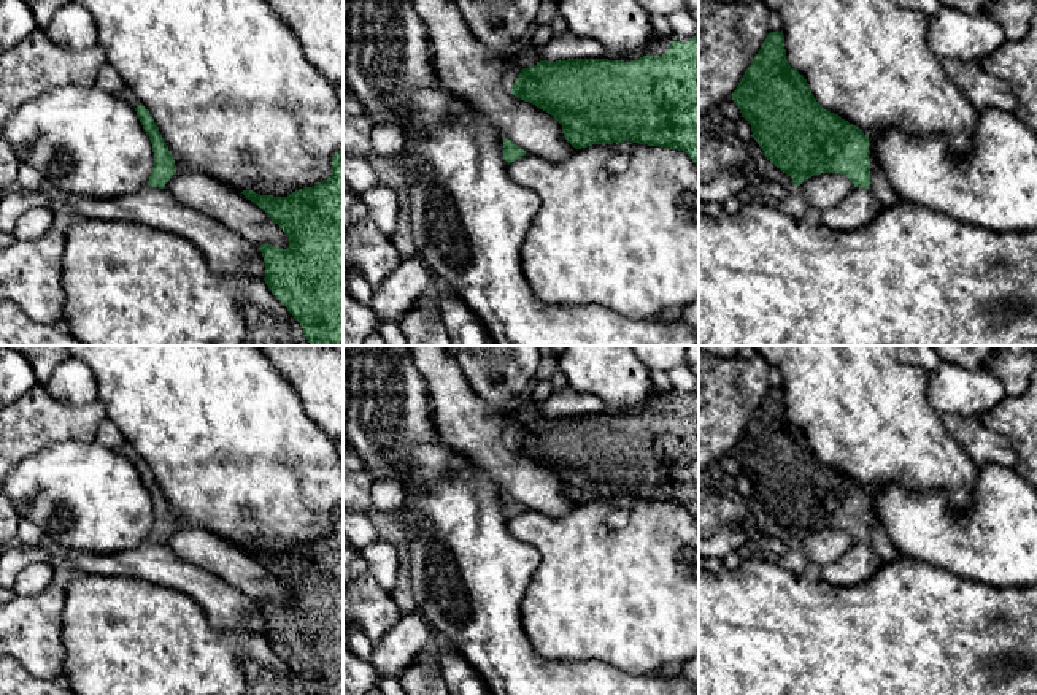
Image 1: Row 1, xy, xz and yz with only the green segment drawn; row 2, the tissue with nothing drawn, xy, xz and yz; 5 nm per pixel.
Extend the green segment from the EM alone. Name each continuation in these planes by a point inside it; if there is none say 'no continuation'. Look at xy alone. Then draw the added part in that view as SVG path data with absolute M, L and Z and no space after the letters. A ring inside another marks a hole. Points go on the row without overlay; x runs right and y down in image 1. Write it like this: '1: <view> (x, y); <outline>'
no continuation

